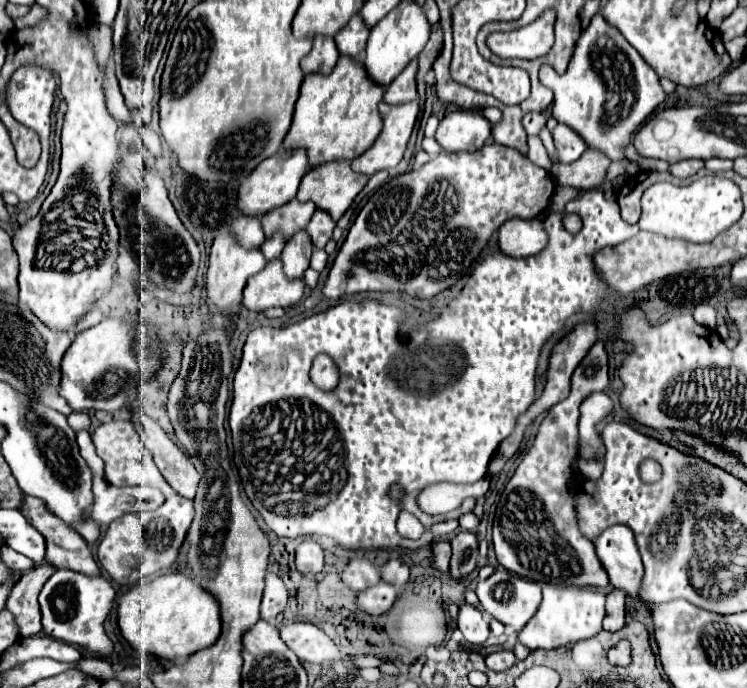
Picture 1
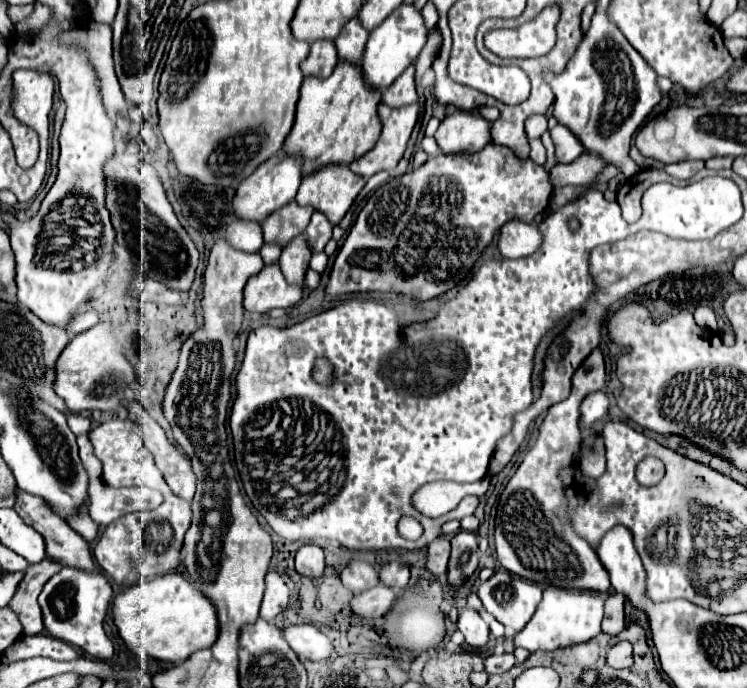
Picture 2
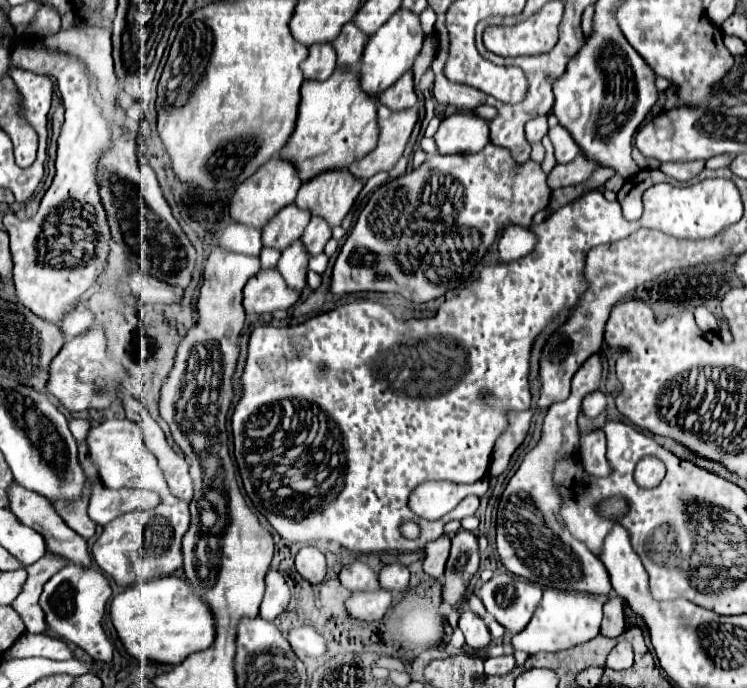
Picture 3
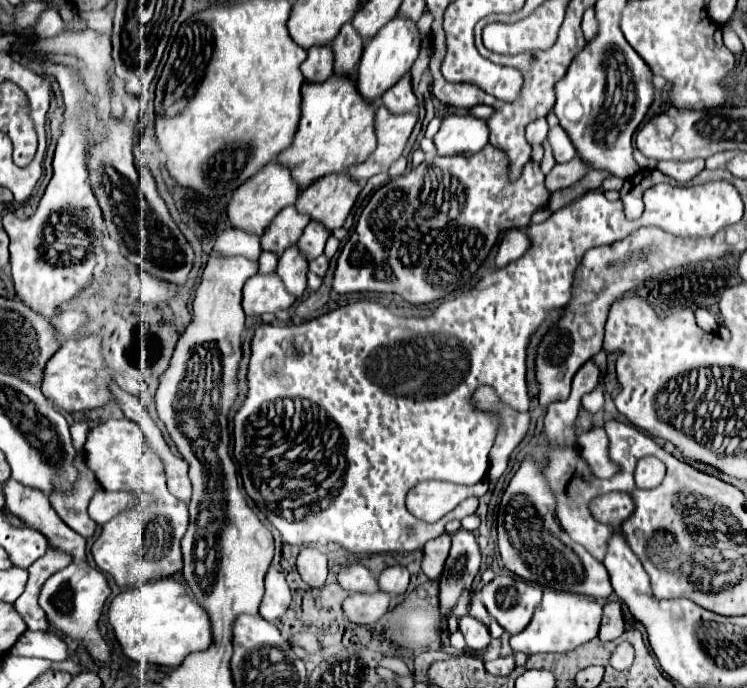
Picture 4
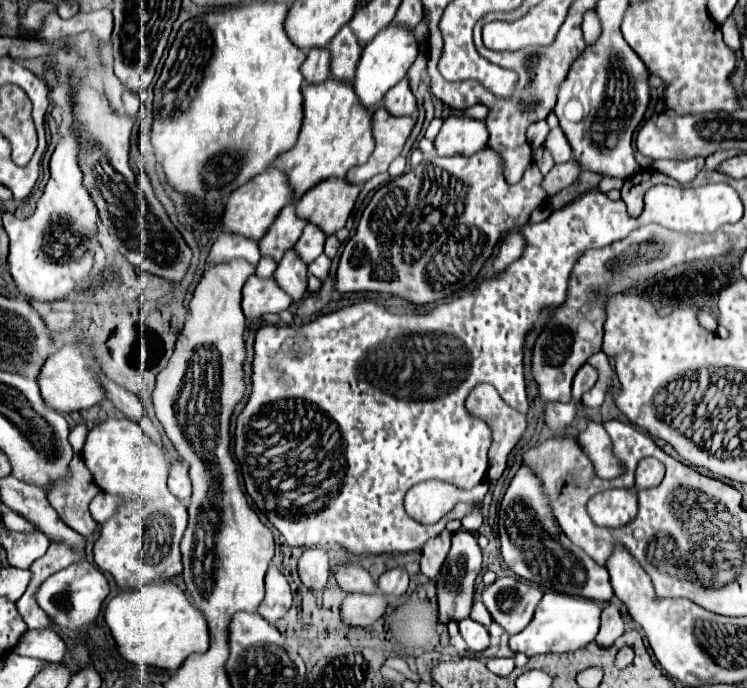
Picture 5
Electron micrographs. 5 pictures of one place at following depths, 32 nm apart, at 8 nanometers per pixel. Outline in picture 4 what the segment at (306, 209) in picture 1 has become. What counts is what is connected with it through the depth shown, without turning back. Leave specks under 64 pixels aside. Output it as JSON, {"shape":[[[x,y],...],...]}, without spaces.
{"shape":[[[294,206],[280,210],[276,220],[272,220],[270,228],[266,228],[264,236],[260,238],[262,250],[274,252],[280,258],[286,248],[290,248],[298,242],[298,238],[302,236],[308,222],[310,222],[308,216],[296,212]]]}

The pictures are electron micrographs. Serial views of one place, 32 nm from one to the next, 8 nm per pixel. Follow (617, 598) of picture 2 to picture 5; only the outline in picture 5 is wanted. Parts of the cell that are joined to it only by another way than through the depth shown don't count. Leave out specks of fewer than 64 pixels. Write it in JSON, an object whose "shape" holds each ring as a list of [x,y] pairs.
{"shape":[[[608,602],[602,612],[602,624],[600,624],[600,632],[596,636],[596,644],[600,648],[610,648],[622,632],[624,632],[624,622],[620,618],[620,612],[612,602]]]}

